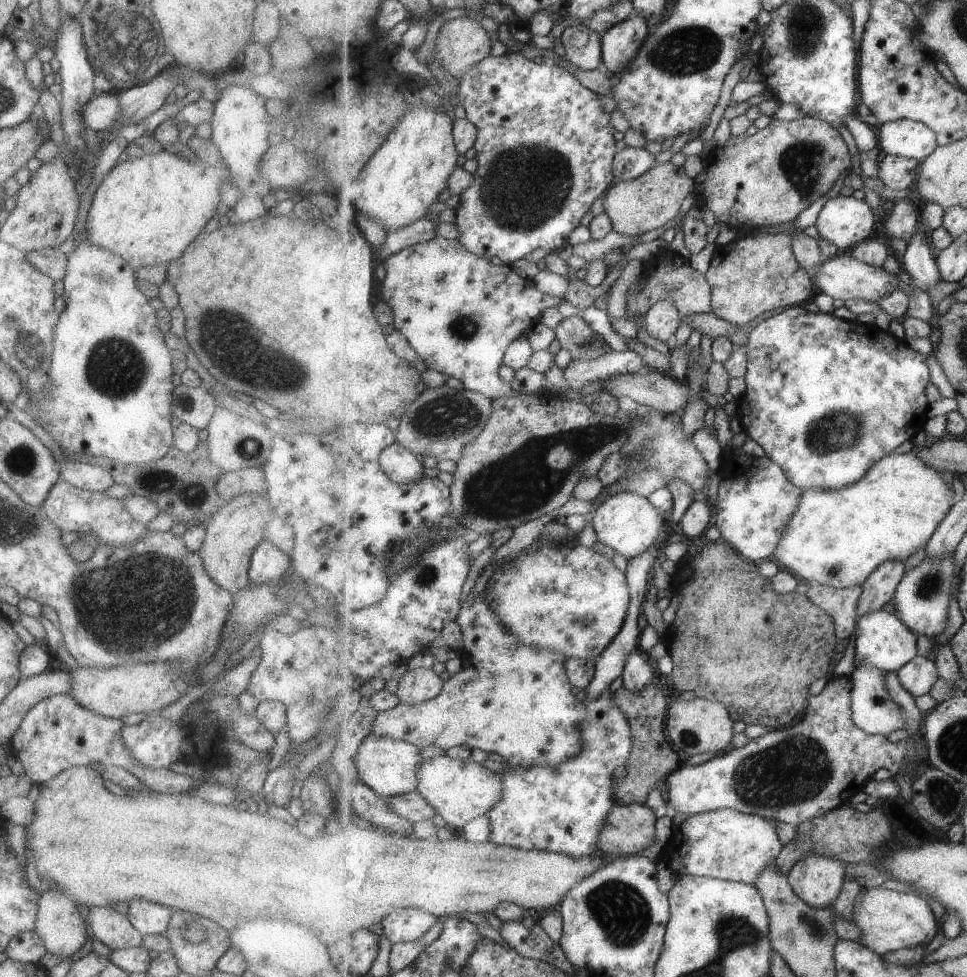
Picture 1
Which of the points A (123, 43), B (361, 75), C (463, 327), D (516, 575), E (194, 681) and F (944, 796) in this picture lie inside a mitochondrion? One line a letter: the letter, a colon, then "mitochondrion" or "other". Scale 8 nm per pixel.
A: mitochondrion
B: other
C: mitochondrion
D: other
E: other
F: mitochondrion

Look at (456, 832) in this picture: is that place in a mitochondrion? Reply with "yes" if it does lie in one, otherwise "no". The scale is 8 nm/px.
no

